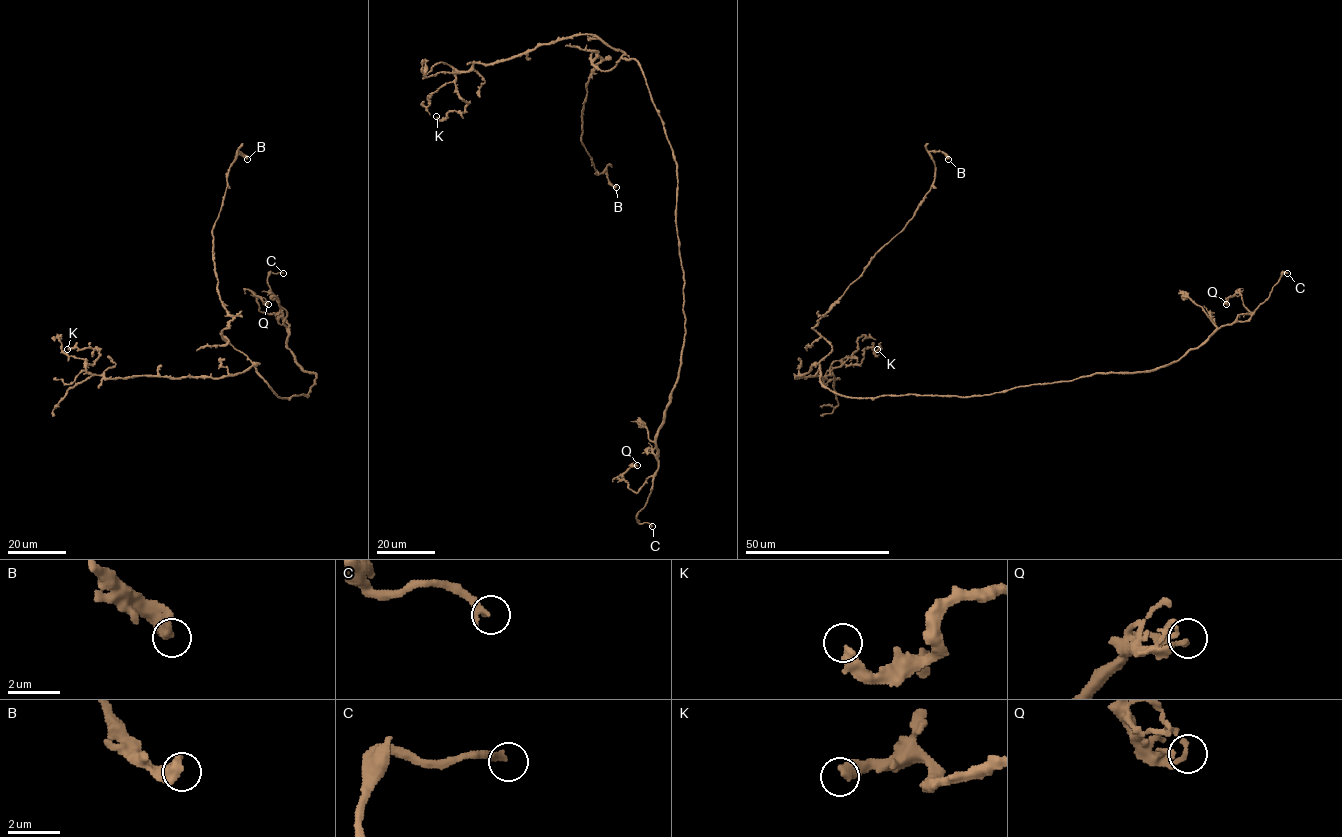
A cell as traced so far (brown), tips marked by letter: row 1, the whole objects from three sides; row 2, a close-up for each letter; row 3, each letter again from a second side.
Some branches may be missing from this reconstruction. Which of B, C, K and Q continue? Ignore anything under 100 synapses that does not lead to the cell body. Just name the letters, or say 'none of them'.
C

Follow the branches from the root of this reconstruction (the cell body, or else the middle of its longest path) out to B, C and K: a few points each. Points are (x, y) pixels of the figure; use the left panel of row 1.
B: (302, 394), (279, 397), (222, 334), (232, 316), (218, 288), (212, 228), (230, 164), (237, 151), (247, 159)
C: (302, 394), (308, 396), (316, 374), (306, 372), (288, 349), (289, 325), (268, 283), (270, 272), (283, 273)
K: (302, 394), (279, 397), (254, 363), (221, 378), (106, 378), (86, 368), (99, 349), (67, 349)

